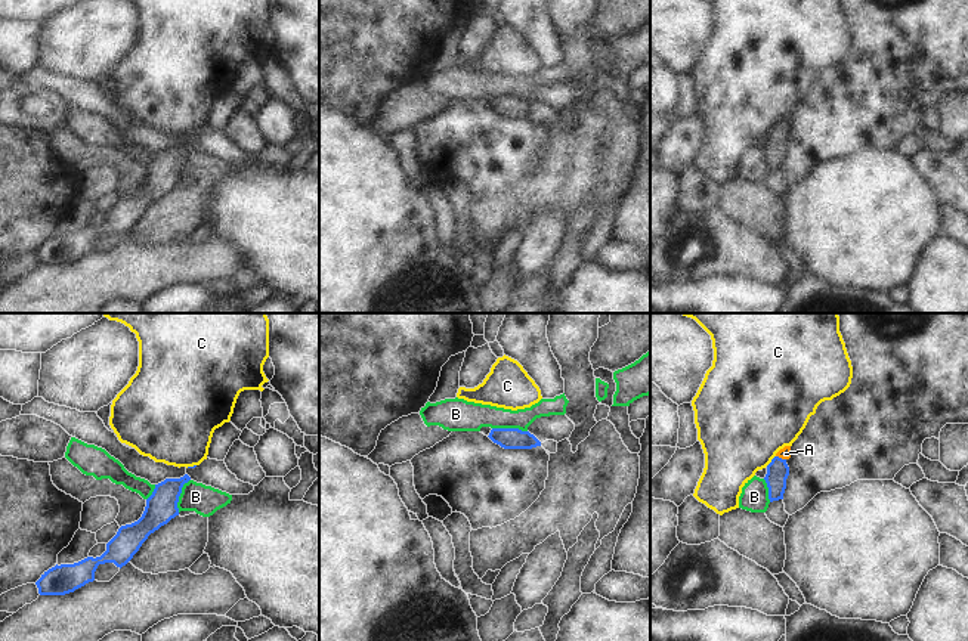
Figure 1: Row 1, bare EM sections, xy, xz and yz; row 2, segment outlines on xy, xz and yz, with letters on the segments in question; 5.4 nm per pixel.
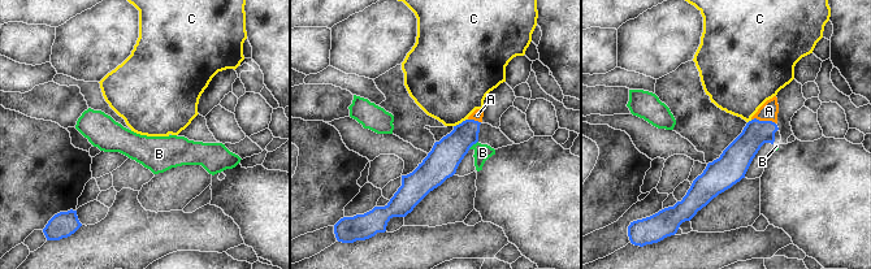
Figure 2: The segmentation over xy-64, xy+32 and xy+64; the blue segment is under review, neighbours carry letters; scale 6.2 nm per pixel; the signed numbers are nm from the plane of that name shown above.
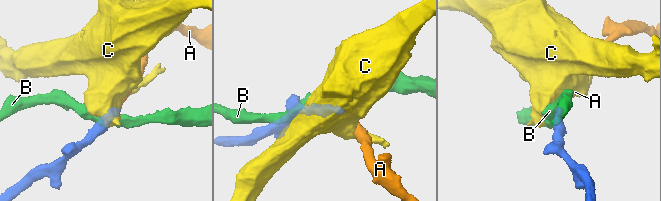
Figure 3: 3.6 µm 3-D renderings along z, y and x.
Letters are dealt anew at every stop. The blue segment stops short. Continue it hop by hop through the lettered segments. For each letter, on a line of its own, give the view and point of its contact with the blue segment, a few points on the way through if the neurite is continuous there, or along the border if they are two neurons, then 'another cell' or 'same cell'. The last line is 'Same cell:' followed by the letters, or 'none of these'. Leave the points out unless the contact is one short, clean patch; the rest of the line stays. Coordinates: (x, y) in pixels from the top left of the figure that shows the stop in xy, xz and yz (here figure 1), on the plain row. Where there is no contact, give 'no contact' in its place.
A: contact yz (781, 127); way yz (778, 139), (781, 127), (785, 123); same cell
B: contact xz (510, 98); border xz (492, 96), (517, 96), (526, 101); another cell
C: contact yz (772, 130); border yz (775, 124), (766, 135); another cell
Same cell: A

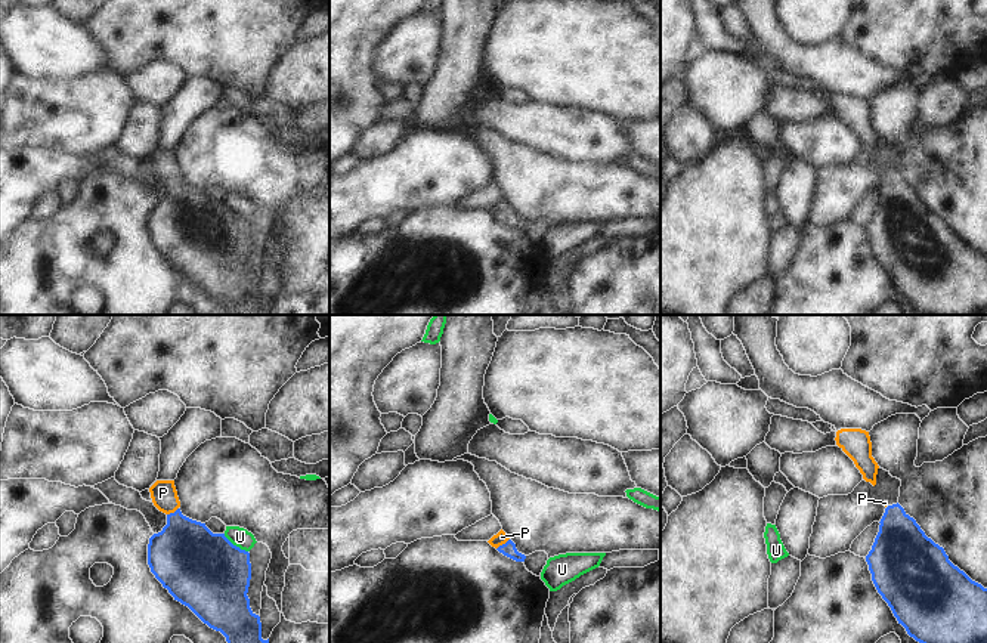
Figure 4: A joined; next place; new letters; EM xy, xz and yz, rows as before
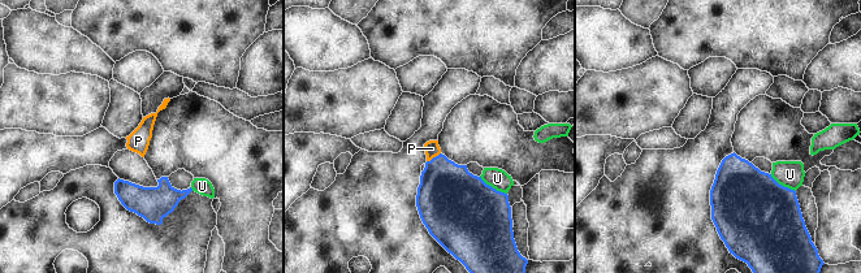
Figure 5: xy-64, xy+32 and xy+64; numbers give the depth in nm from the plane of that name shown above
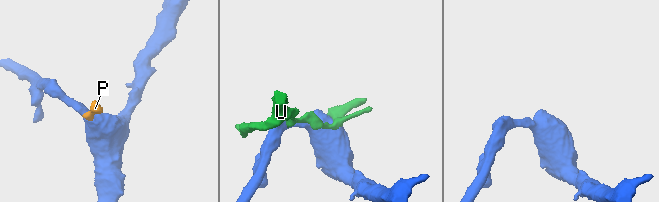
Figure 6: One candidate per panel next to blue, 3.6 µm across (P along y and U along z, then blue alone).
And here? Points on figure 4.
P: contact xz (503, 213); way xz (509, 218), (503, 213), (501, 206); same cell
U: contact xy (235, 215); border xy (223, 203), (247, 220); another cell
Same cell: P

